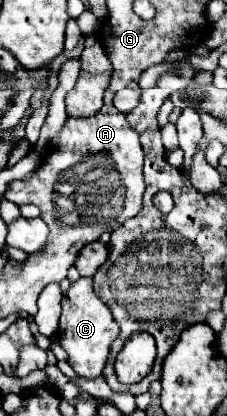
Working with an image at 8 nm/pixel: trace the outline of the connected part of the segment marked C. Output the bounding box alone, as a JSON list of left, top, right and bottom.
[58,278,120,378]

